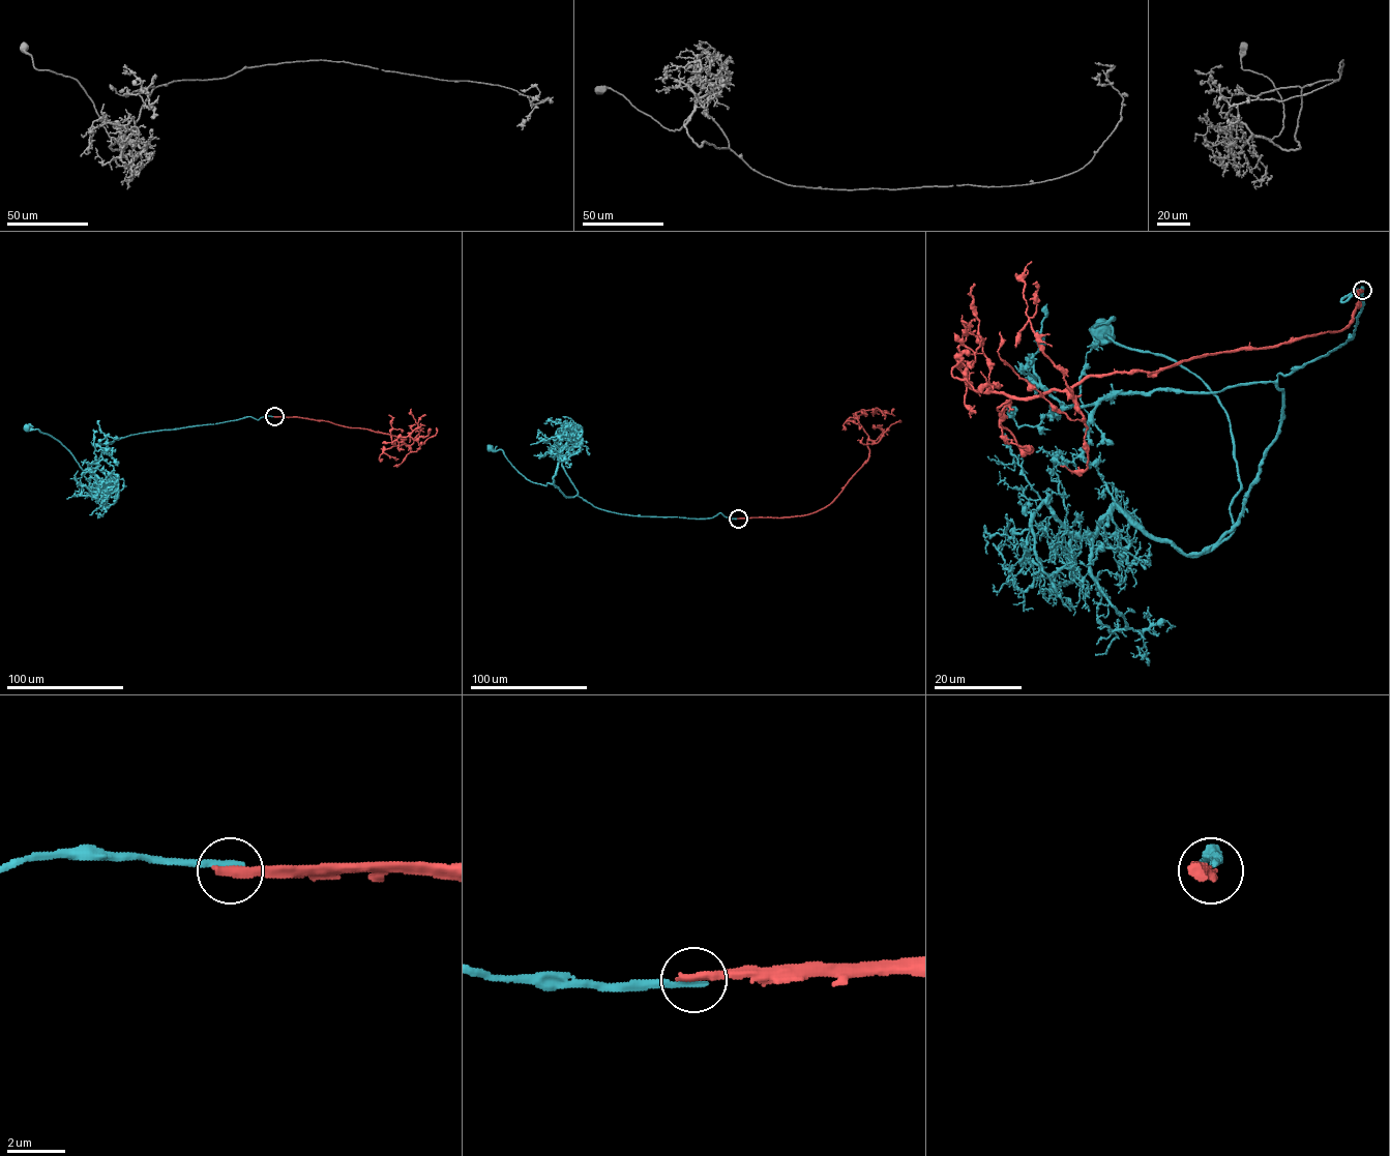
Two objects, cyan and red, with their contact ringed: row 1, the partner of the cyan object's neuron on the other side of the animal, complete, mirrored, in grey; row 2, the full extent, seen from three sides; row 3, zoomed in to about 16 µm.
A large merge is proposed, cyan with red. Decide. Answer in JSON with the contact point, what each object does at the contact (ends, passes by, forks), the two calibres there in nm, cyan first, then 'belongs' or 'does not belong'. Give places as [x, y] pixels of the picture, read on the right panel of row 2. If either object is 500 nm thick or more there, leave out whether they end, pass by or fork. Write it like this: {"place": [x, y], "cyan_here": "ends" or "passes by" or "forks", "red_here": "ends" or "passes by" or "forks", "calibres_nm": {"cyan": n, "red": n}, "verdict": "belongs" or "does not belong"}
{"place": [1362, 290], "cyan_here": "ends", "red_here": "ends", "calibres_nm": {"cyan": 240, "red": 360}, "verdict": "does not belong"}

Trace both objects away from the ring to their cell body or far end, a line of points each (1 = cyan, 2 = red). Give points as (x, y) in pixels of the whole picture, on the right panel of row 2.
1: (1362, 289), (1341, 301), (1361, 293), (1353, 337), (1278, 375), (1282, 419), (1233, 529), (1219, 398), (1101, 331)
2: (1362, 291), (1341, 331), (1087, 376), (1032, 397), (978, 392), (958, 363), (954, 377), (975, 361), (954, 333)

